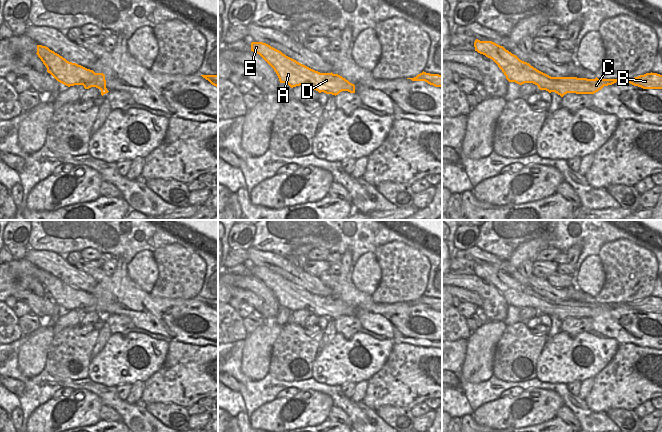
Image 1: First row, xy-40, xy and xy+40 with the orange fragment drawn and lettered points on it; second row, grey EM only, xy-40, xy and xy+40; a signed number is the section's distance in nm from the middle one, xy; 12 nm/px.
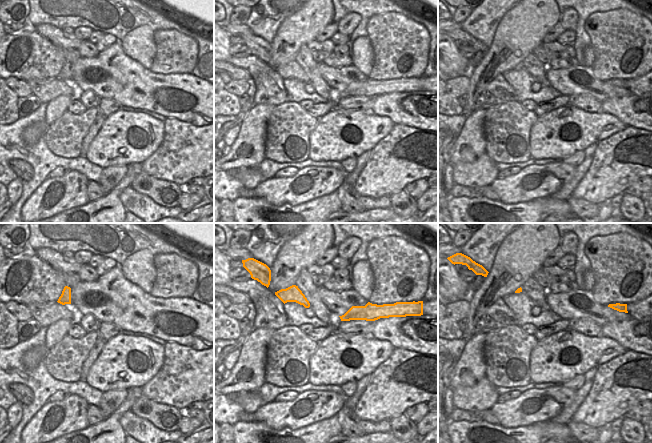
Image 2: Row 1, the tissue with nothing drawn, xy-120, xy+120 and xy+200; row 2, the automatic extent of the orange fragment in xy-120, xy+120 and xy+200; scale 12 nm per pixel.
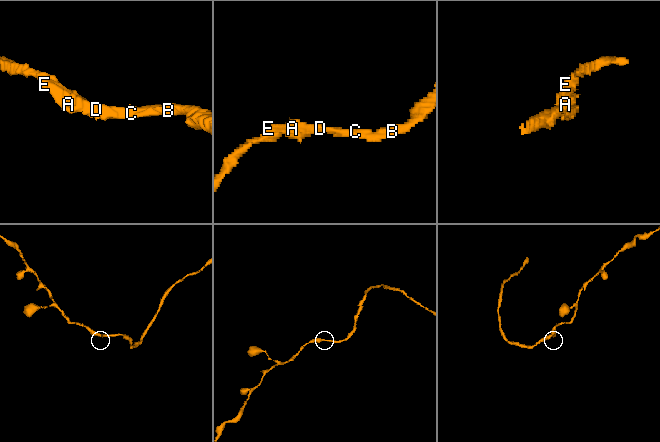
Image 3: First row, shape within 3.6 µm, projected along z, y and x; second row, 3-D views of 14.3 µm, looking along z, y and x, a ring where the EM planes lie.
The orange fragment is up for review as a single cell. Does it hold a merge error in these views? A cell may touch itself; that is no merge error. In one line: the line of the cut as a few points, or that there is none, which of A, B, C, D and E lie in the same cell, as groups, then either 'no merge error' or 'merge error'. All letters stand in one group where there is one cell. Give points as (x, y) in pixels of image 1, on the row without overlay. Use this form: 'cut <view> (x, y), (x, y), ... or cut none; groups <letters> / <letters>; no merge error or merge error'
cut none; groups A B C D E; no merge error

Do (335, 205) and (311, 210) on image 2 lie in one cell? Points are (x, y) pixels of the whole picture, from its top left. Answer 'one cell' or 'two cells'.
one cell

